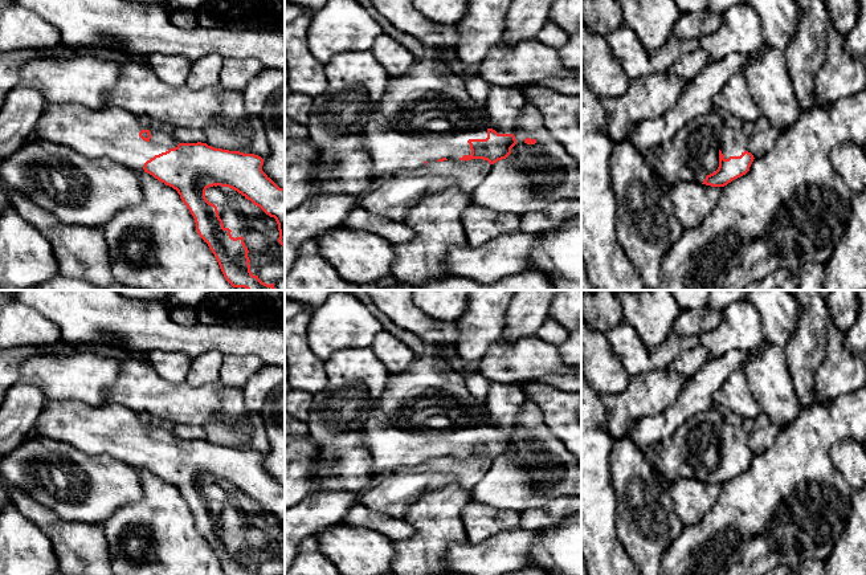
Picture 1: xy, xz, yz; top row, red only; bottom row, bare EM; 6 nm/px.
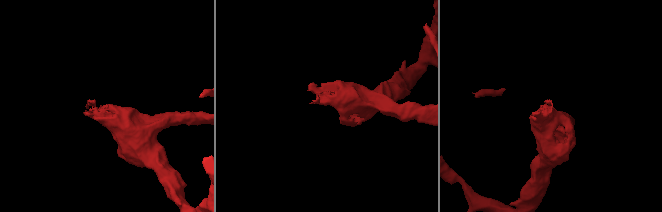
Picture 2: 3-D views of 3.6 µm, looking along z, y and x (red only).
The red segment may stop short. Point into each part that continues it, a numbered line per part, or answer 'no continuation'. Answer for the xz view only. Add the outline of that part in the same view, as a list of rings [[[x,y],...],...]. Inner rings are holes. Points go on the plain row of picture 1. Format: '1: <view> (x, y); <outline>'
1: xz (391, 445); [[[375,413],[361,432],[363,445],[371,454],[372,469],[379,474],[403,466],[416,466],[442,454],[465,460],[461,454],[471,452],[467,437],[486,436],[487,425],[454,425],[446,429],[412,427],[408,423],[385,423]]]

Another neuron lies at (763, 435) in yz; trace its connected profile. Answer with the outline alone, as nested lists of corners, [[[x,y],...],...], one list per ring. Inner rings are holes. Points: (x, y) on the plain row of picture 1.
[[[765,413],[759,415],[753,419],[753,427],[748,435],[749,449],[753,454],[760,454],[769,449],[781,429],[769,420]]]

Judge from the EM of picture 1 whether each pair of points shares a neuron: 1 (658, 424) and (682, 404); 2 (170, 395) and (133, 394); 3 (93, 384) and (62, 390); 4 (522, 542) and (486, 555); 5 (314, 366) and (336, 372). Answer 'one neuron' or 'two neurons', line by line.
1: one neuron
2: one neuron
3: one neuron
4: one neuron
5: two neurons

